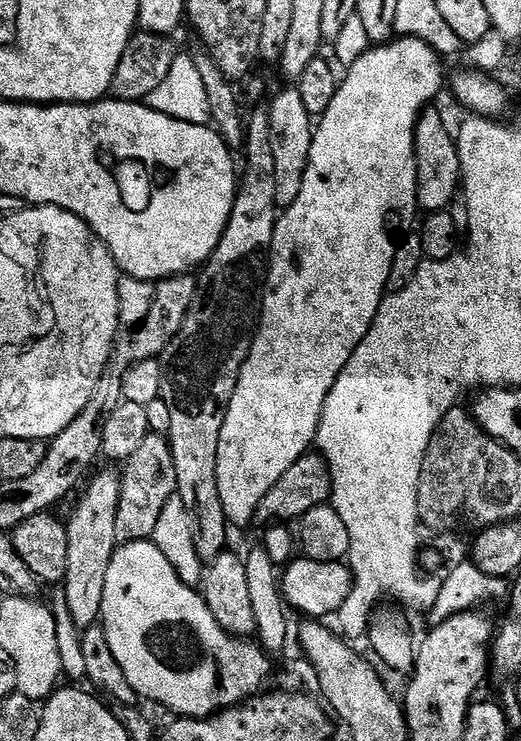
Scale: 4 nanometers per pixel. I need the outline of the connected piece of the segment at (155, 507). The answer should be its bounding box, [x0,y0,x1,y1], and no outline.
[117,434,176,540]

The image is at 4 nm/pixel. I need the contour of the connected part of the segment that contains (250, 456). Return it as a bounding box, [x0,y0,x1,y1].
[218,38,446,525]

